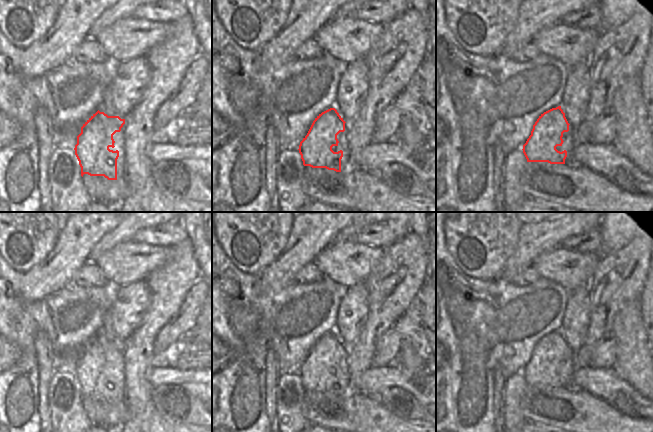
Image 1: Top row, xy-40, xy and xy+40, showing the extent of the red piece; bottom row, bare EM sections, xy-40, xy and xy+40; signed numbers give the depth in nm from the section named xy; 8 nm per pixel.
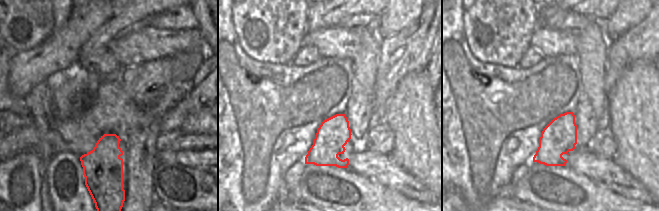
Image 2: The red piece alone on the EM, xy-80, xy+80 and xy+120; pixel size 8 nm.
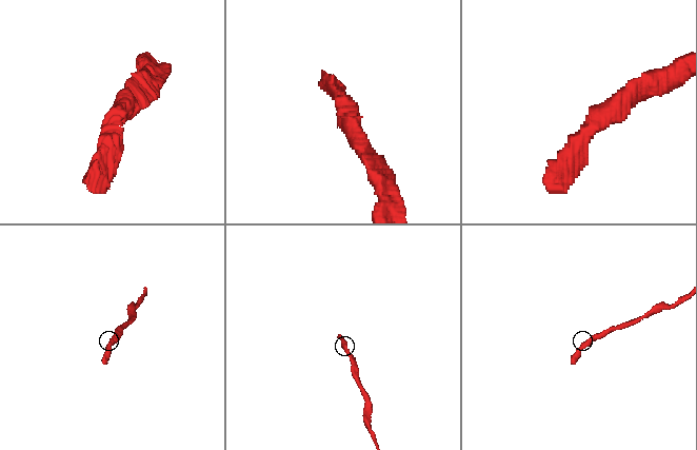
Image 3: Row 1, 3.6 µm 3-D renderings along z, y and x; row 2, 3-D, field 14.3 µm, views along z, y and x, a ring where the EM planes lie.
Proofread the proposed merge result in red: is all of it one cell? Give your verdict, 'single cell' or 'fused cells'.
fused cells

